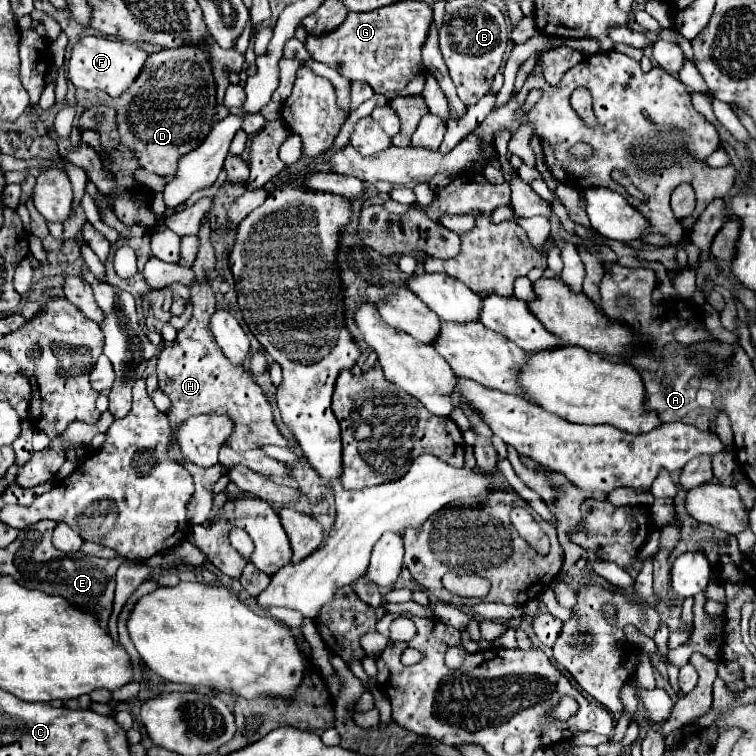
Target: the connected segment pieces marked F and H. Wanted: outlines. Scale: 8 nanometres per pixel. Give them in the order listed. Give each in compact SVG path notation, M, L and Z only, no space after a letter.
M84 36L72 46L72 54L68 60L68 76L76 88L82 90L104 90L110 96L120 96L144 66L144 58L148 54L138 46L122 40L108 40L104 36Z
M208 216L202 218L200 230L196 234L200 246L196 252L196 260L192 264L196 280L188 286L190 290L190 302L192 302L192 318L190 322L178 332L176 344L170 348L164 348L158 356L158 382L160 390L166 392L166 396L172 400L172 410L168 412L168 420L172 422L172 430L178 422L186 420L192 414L228 414L234 420L234 434L226 442L234 450L252 450L262 444L274 444L274 446L288 446L288 440L278 432L274 426L270 402L260 390L260 386L252 380L252 376L242 368L232 364L220 346L216 346L216 340L212 338L212 332L208 330L208 318L212 316L212 310L216 310L216 298L208 280L208 272L216 266L216 254L214 246L210 242L210 222Z

